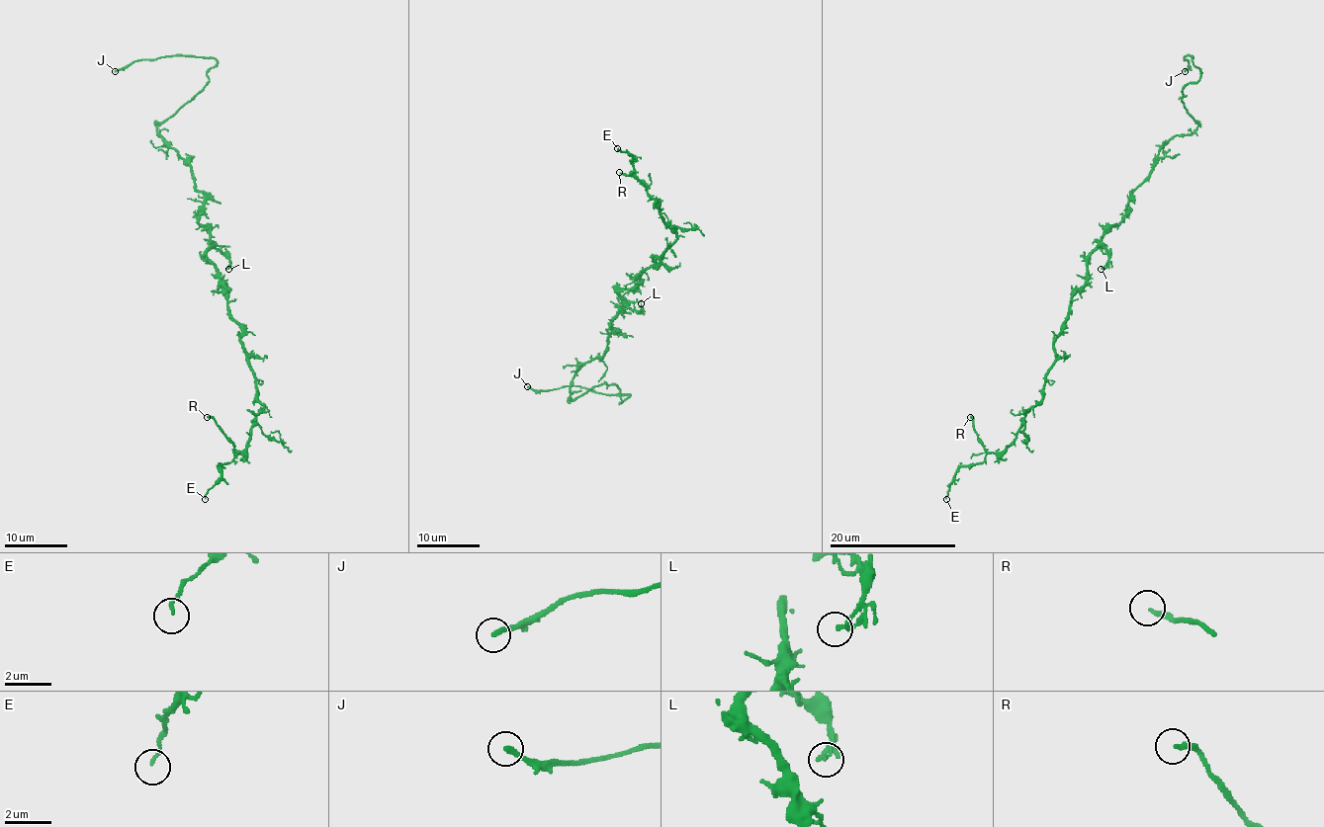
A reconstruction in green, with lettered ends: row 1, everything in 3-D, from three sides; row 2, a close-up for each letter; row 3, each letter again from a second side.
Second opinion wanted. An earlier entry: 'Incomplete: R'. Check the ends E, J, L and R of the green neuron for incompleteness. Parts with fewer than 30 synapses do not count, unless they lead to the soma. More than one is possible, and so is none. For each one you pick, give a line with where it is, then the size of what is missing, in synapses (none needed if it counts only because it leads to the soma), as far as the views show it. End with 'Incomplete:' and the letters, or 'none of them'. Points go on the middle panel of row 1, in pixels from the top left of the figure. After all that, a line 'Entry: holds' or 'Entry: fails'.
J: (527, 386)
Incomplete: J
Entry: fails

